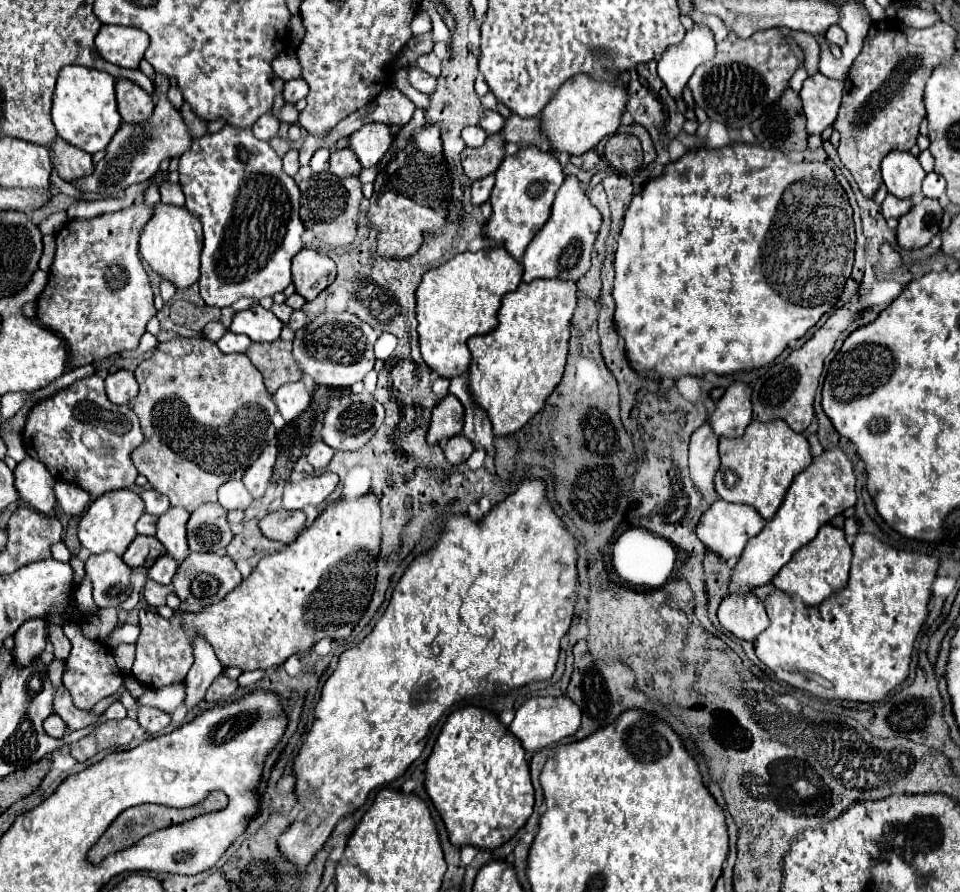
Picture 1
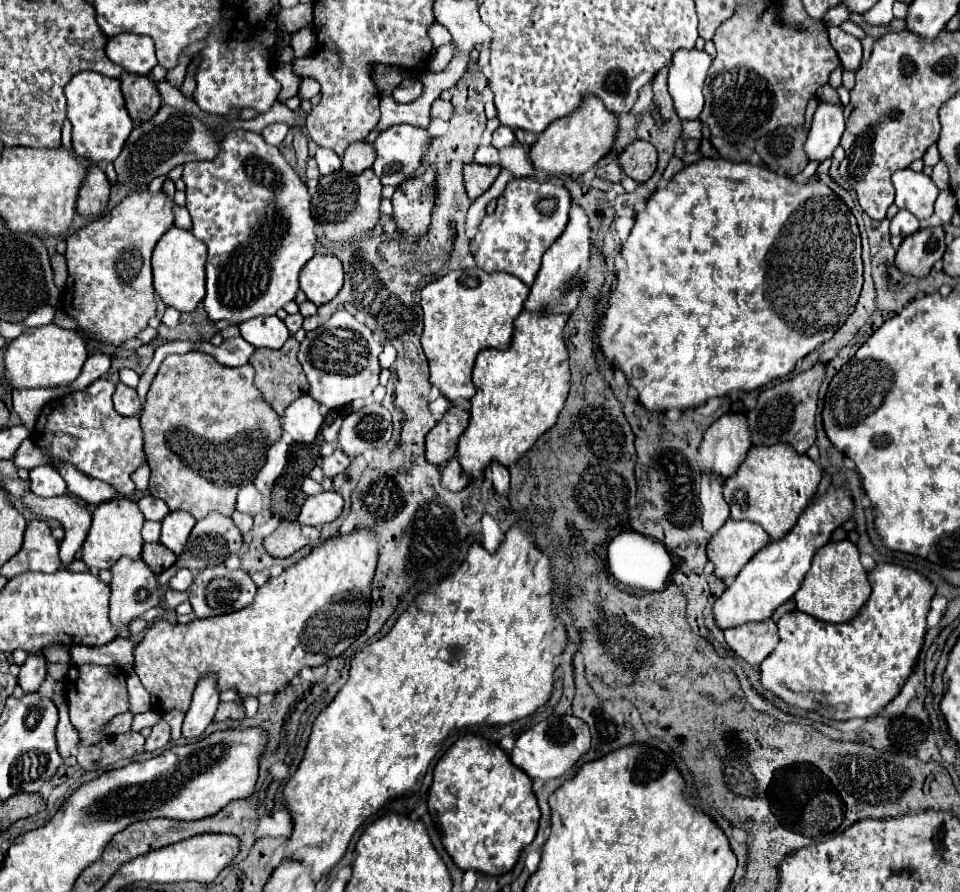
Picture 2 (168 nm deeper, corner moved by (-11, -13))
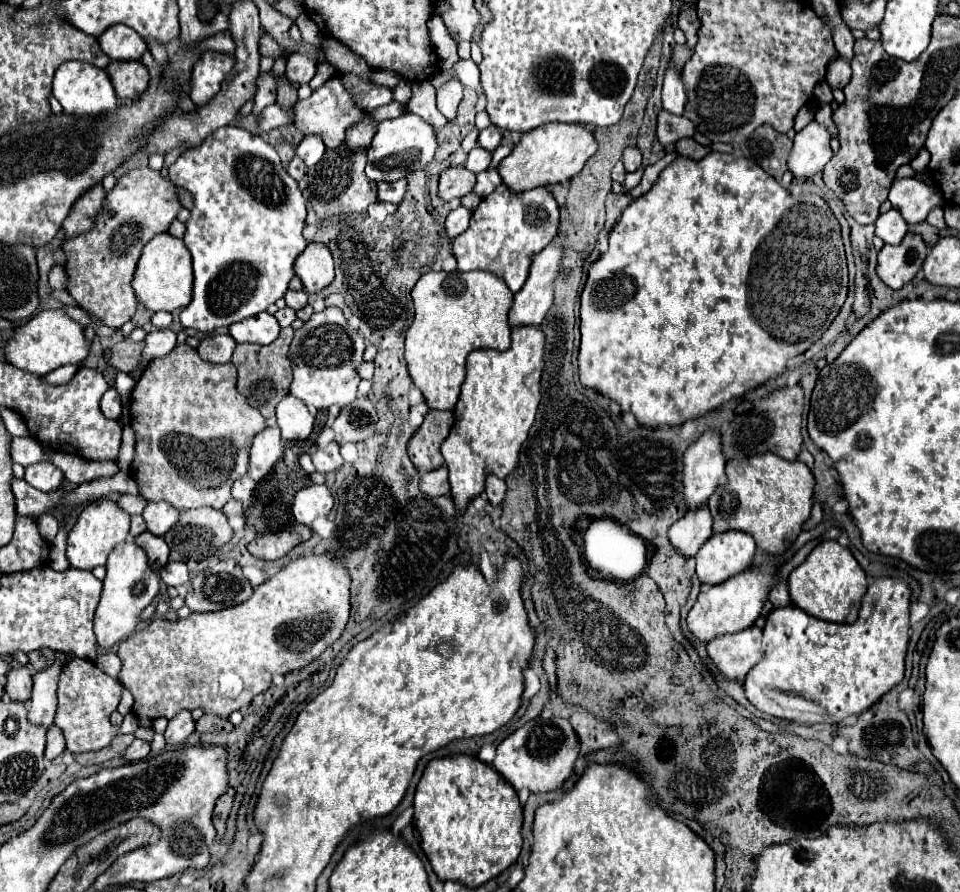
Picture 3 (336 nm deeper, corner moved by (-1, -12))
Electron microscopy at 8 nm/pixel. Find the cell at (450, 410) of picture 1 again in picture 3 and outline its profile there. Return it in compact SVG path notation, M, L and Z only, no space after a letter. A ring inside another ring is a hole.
M429 410L423 424L415 432L415 436L409 442L409 458L417 470L431 472L443 466L441 456L441 442L449 436L449 430L455 422L453 410Z

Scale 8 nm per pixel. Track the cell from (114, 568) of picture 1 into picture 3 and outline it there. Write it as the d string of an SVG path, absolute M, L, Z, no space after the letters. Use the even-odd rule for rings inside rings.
M133 540L117 544L107 560L107 576L103 578L103 592L95 612L97 644L109 650L121 640L125 640L131 632L135 632L143 608L157 596L157 592L159 592L159 576L151 570L147 562L147 552Z

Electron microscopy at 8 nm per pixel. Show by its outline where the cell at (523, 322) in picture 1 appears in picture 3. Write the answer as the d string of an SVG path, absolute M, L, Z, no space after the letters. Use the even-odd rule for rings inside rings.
M517 326L511 330L511 348L507 352L495 352L495 350L477 350L471 352L467 358L467 376L461 386L461 398L455 406L455 424L451 428L451 434L441 446L445 464L449 468L449 486L451 486L451 498L457 506L457 510L465 510L467 504L485 492L485 478L489 474L495 474L499 478L505 478L511 474L519 462L519 450L521 444L527 440L529 428L535 422L537 406L541 400L539 380L543 372L543 332L539 326Z

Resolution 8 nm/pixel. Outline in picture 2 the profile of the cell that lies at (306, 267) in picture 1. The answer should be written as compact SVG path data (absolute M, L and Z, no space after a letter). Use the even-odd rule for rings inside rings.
M315 253L313 259L301 269L301 291L317 307L329 303L343 287L343 267L333 255Z

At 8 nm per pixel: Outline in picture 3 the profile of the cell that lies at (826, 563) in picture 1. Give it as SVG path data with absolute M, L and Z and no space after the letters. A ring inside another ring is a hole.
M837 540L819 542L813 548L813 552L805 558L805 562L789 574L789 594L791 594L793 604L799 606L801 610L805 610L807 614L811 614L819 620L825 620L825 622L853 624L859 616L859 606L861 606L861 598L865 592L867 592L867 574L863 572L859 562L853 558L851 550L847 546L841 546Z

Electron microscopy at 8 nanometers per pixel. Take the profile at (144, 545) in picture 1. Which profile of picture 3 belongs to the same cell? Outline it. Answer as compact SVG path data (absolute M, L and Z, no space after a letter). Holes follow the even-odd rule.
M147 530L147 532L139 534L139 536L135 538L135 542L145 548L147 556L149 556L149 566L151 566L155 572L159 572L159 570L169 562L169 546L165 544L165 540L163 540L161 536L155 536L155 534L151 534L151 532Z

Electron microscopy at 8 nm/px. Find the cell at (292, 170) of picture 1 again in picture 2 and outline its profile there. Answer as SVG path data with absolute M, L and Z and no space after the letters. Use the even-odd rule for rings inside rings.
M301 129L295 131L295 139L293 139L293 147L297 153L297 175L305 181L305 169L307 169L307 137Z

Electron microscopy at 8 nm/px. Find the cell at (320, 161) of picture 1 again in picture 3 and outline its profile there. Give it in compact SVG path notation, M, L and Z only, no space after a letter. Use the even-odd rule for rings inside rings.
M307 134L303 136L301 144L297 146L297 156L305 162L305 166L313 166L317 164L321 158L323 158L323 152L325 152L325 146L323 146L323 140L317 136L317 134Z

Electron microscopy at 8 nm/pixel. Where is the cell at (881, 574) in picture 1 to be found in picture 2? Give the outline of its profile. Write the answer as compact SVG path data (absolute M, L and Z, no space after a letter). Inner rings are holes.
M881 563L867 575L871 583L871 597L861 607L861 611L845 623L823 623L805 615L801 611L791 611L779 619L779 645L761 663L761 685L787 701L803 709L819 711L821 715L835 719L855 719L855 717L875 717L883 707L887 707L901 691L909 679L917 655L923 647L923 637L927 631L927 613L931 609L931 599L937 587L917 571L893 563ZM807 693L823 693L827 705L817 703Z

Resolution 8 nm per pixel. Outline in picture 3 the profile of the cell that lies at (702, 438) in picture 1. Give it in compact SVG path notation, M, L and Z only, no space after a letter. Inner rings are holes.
M701 506L695 512L687 512L681 520L677 520L669 528L669 542L675 546L675 550L681 556L693 558L713 534L711 524L713 522L707 506Z

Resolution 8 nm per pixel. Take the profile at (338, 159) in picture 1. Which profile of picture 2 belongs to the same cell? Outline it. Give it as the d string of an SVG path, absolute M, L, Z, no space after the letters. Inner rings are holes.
M357 141L353 147L347 147L343 155L343 171L349 175L361 175L365 169L371 169L373 159L373 147L369 143Z

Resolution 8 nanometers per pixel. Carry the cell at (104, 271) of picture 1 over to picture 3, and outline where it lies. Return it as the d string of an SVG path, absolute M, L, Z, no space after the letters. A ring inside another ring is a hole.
M149 166L129 170L117 180L115 188L107 192L95 228L63 242L63 252L67 254L65 268L69 274L67 292L89 314L101 318L111 328L121 328L131 320L137 308L131 280L141 250L153 236L169 230L181 208L177 186L167 176L161 176L161 172Z

